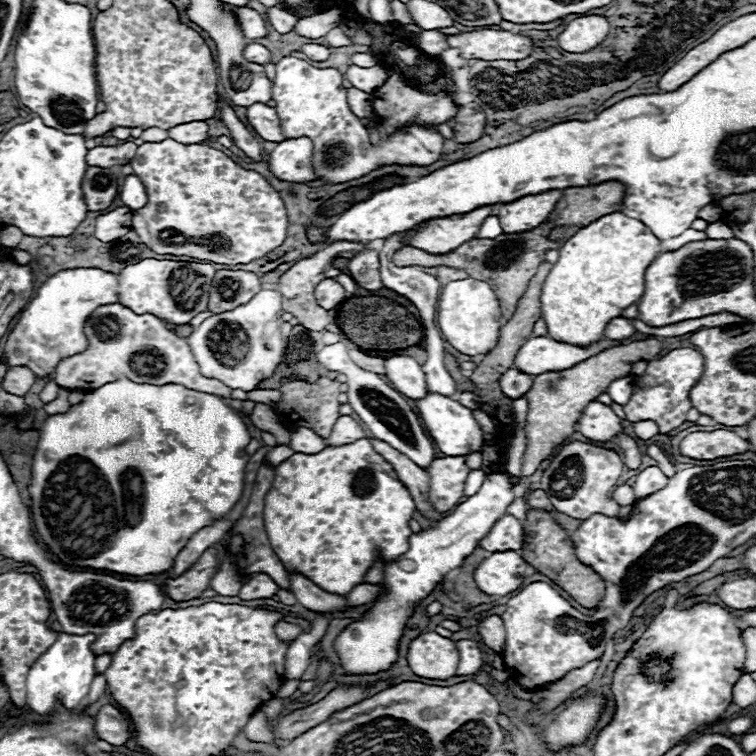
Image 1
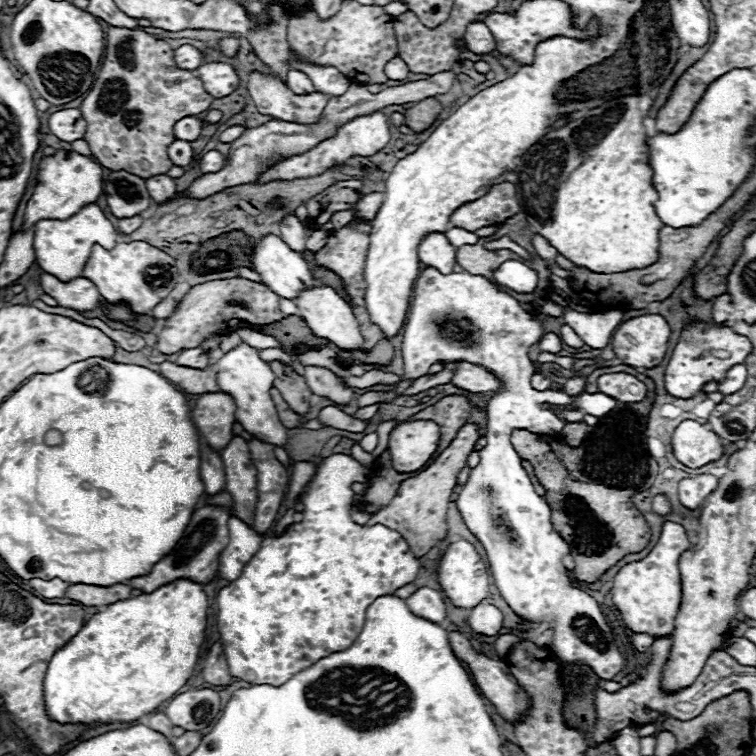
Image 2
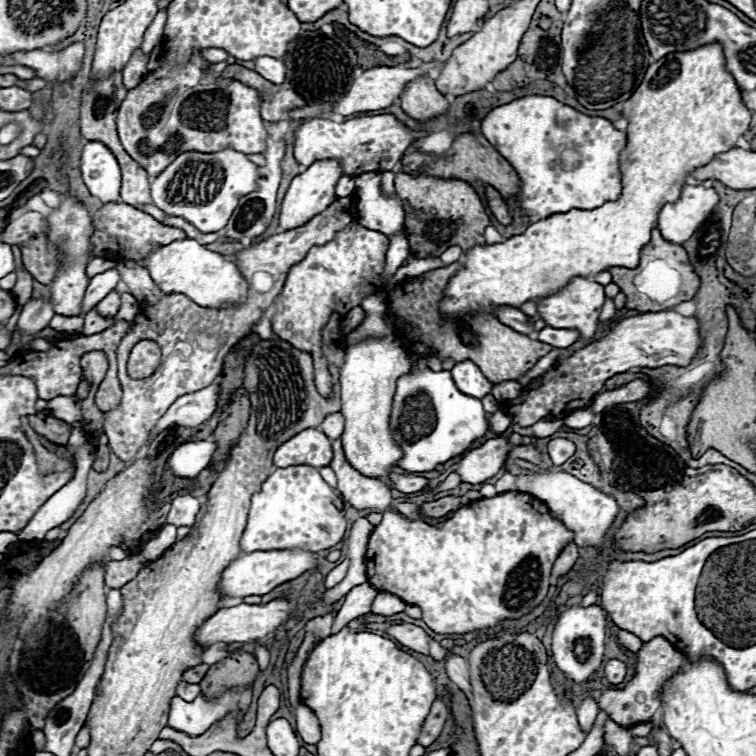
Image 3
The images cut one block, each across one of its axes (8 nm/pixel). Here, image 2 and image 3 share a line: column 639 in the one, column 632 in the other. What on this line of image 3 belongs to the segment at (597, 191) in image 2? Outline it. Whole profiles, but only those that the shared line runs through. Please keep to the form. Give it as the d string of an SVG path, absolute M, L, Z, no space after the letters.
M706 44L706 46L700 46L696 50L690 50L690 52L670 52L666 54L664 58L660 58L658 62L650 64L650 68L646 70L644 74L644 80L642 84L636 88L636 92L624 102L624 108L622 108L622 118L628 120L628 128L626 128L626 146L624 150L620 152L620 174L622 174L622 194L618 200L614 202L606 202L594 210L576 210L572 208L570 212L564 212L564 214L554 214L554 216L548 216L544 220L538 220L534 224L530 224L526 228L524 234L518 234L518 236L510 236L502 242L496 242L496 244L478 244L474 248L470 248L466 254L464 254L464 260L460 260L460 270L448 280L448 286L444 288L442 292L442 300L440 300L440 312L442 312L442 318L446 320L458 320L462 316L468 316L468 314L482 314L482 312L490 312L494 316L494 308L500 308L500 306L512 306L512 308L520 308L522 304L530 302L530 300L538 300L538 298L546 298L546 296L552 296L554 292L560 292L566 284L570 284L570 280L582 276L582 278L594 278L596 274L600 272L606 272L610 268L636 268L638 262L640 262L640 250L650 242L650 232L652 228L656 228L656 222L658 222L658 212L662 210L662 206L666 202L674 202L678 200L682 188L686 186L686 178L692 176L694 168L700 168L702 164L708 164L710 160L714 160L714 156L726 152L726 148L732 148L736 144L736 140L740 136L746 134L748 126L750 126L750 110L742 104L742 96L740 96L740 88L738 84L734 82L734 78L726 72L724 68L724 54L722 54L722 48L720 44Z

